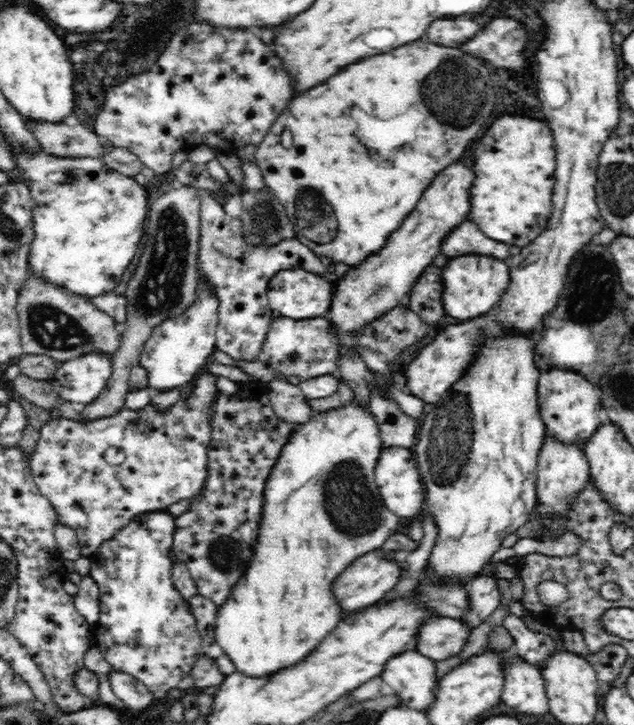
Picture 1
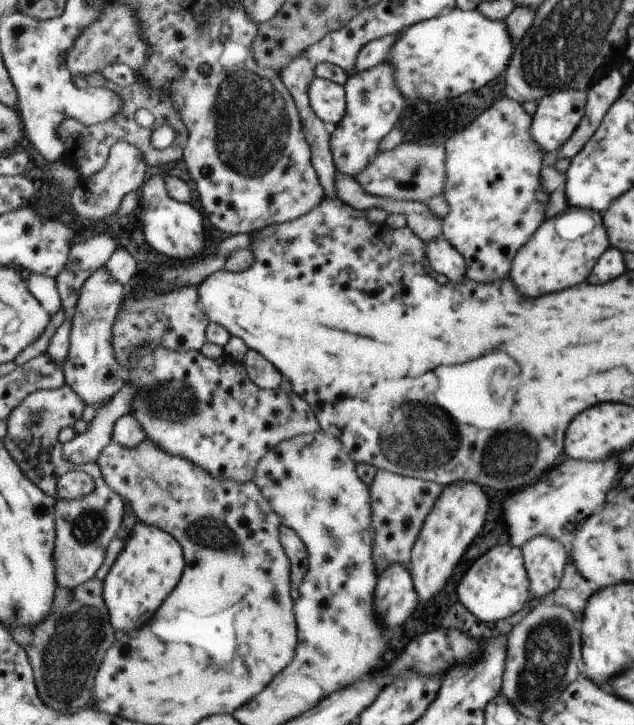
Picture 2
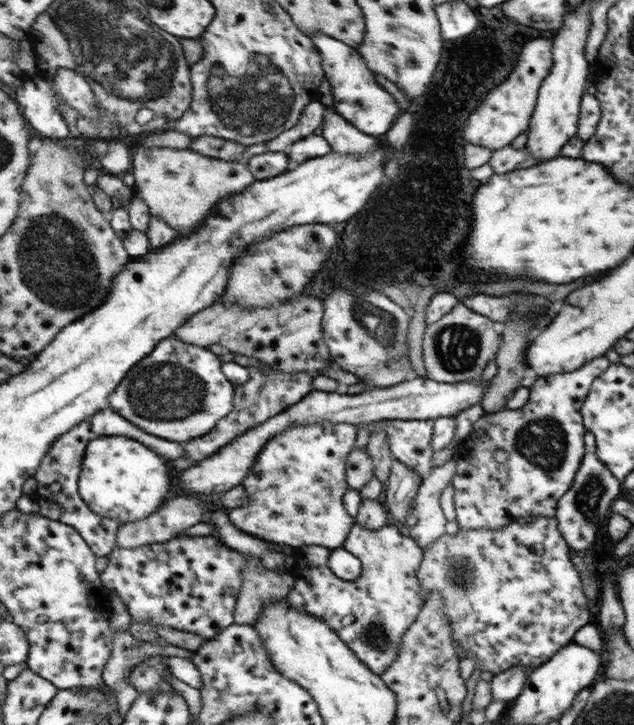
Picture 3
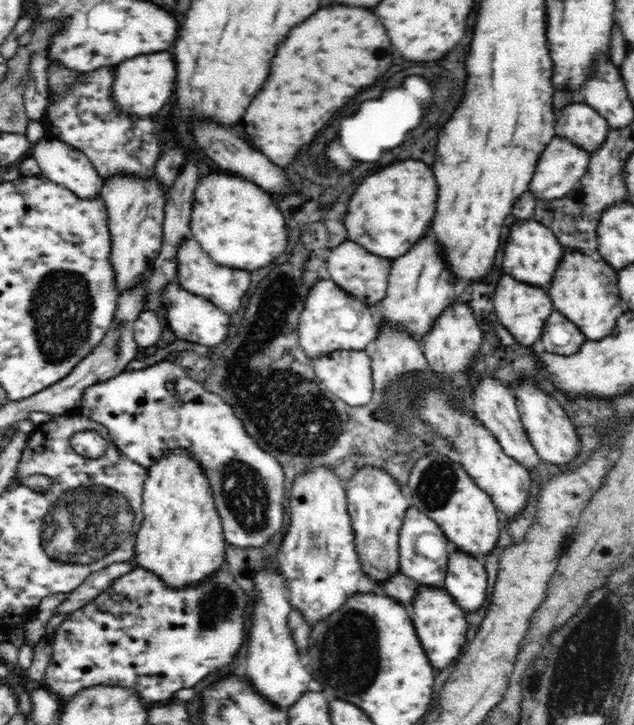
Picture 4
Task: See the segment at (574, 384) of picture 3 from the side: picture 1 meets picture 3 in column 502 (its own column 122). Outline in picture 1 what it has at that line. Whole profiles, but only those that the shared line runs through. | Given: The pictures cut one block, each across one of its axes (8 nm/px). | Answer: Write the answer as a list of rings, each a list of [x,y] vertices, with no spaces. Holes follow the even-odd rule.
[[[204,373],[198,378],[193,379],[189,384],[190,388],[188,394],[180,396],[180,400],[160,412],[152,403],[144,408],[138,410],[122,409],[116,414],[110,417],[102,417],[88,421],[86,423],[78,423],[74,419],[65,419],[60,417],[59,419],[50,419],[47,423],[43,423],[40,429],[40,440],[38,440],[38,446],[34,450],[34,454],[29,460],[30,470],[32,471],[34,482],[43,495],[46,495],[50,505],[54,507],[54,511],[58,515],[58,522],[64,526],[69,526],[76,531],[78,542],[80,545],[81,554],[85,557],[91,557],[92,554],[97,551],[106,541],[109,541],[121,528],[126,526],[128,522],[133,521],[138,515],[144,515],[145,513],[154,512],[154,510],[167,510],[168,506],[181,500],[192,500],[194,497],[201,494],[203,491],[204,483],[207,481],[207,444],[211,442],[211,407],[215,406],[215,391],[216,379],[218,377],[214,374]],[[108,448],[116,448],[122,450],[125,454],[124,461],[118,465],[108,464],[104,459],[104,452]]]

